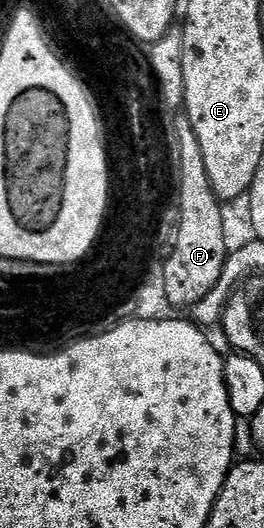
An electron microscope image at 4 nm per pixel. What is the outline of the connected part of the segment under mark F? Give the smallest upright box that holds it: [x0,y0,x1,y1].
[163,117,229,308]

